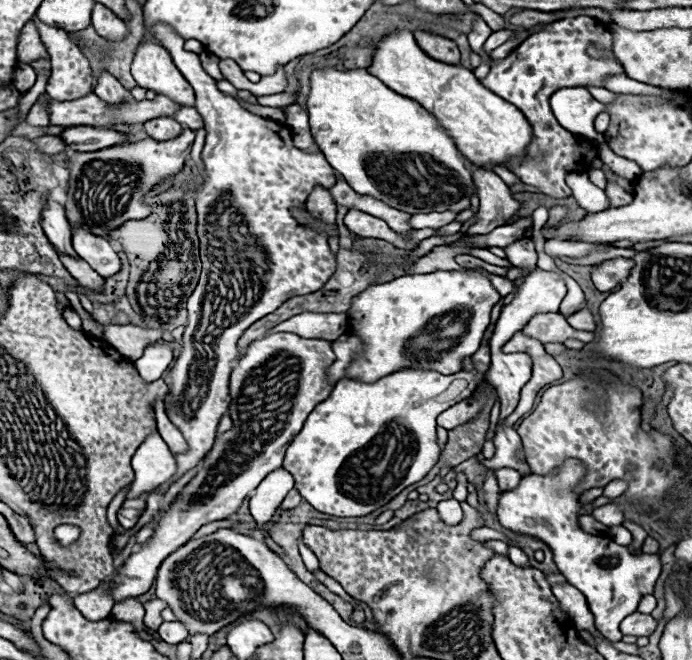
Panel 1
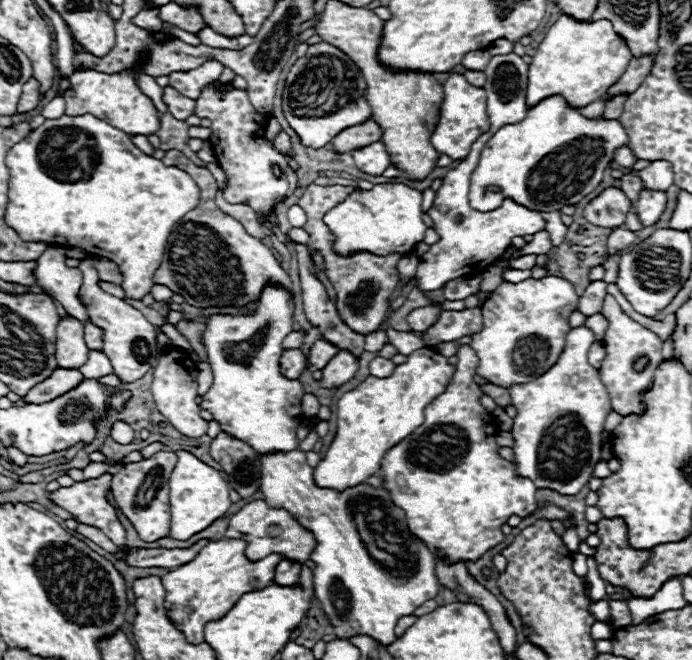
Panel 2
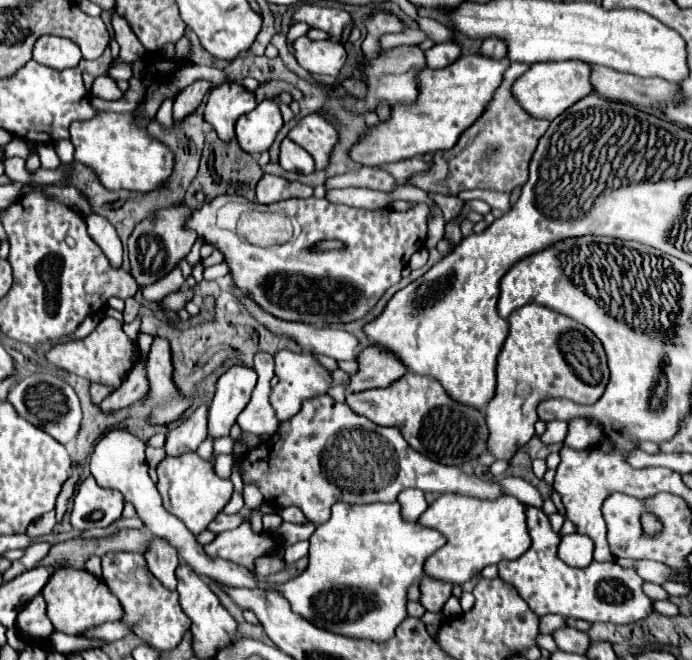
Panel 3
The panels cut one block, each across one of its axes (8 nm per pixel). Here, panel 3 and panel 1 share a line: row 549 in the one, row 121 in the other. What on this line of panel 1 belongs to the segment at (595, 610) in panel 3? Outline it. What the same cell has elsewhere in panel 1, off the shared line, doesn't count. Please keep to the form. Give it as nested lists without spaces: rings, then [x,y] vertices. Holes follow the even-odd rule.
[[[590,16],[564,18],[548,24],[544,30],[530,34],[518,48],[514,48],[506,58],[498,60],[486,78],[480,80],[482,86],[492,90],[496,96],[514,104],[532,124],[536,142],[528,148],[528,160],[510,162],[510,170],[524,182],[538,186],[544,194],[552,198],[570,196],[570,188],[566,186],[566,176],[572,172],[588,172],[592,162],[598,158],[598,148],[564,130],[552,110],[550,96],[568,86],[602,86],[602,78],[608,74],[622,74],[624,68],[614,60],[596,60],[586,54],[588,44],[598,44],[602,48],[612,48],[612,34],[602,22]]]

